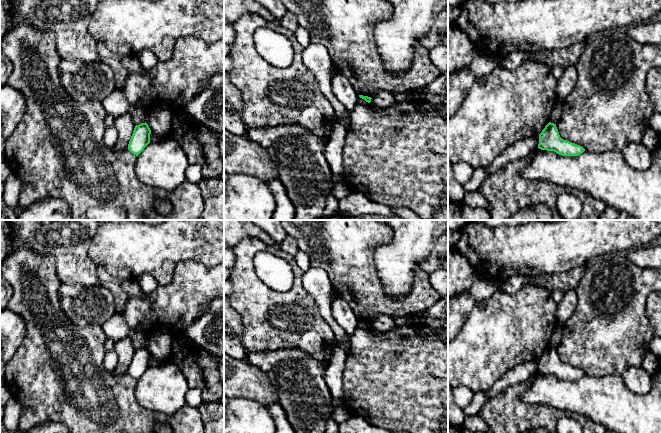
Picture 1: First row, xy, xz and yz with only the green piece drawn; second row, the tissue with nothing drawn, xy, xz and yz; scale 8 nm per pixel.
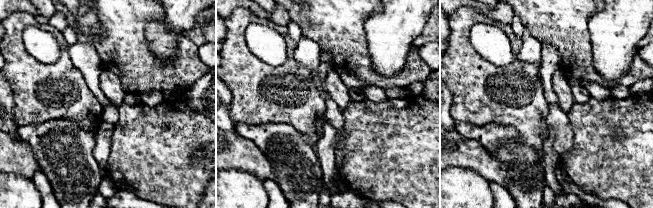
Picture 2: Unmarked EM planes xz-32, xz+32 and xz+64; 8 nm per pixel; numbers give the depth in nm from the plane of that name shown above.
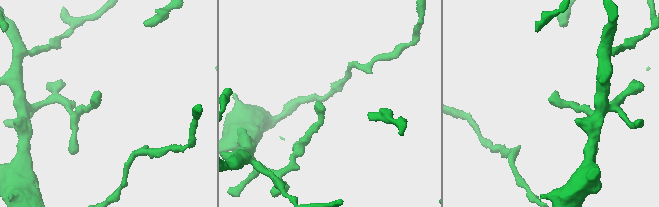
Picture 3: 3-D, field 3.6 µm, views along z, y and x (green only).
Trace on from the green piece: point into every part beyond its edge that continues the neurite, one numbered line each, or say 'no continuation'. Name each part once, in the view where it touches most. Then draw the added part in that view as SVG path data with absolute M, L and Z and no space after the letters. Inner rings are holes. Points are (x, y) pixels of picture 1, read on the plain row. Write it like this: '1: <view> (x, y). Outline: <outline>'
no continuation

